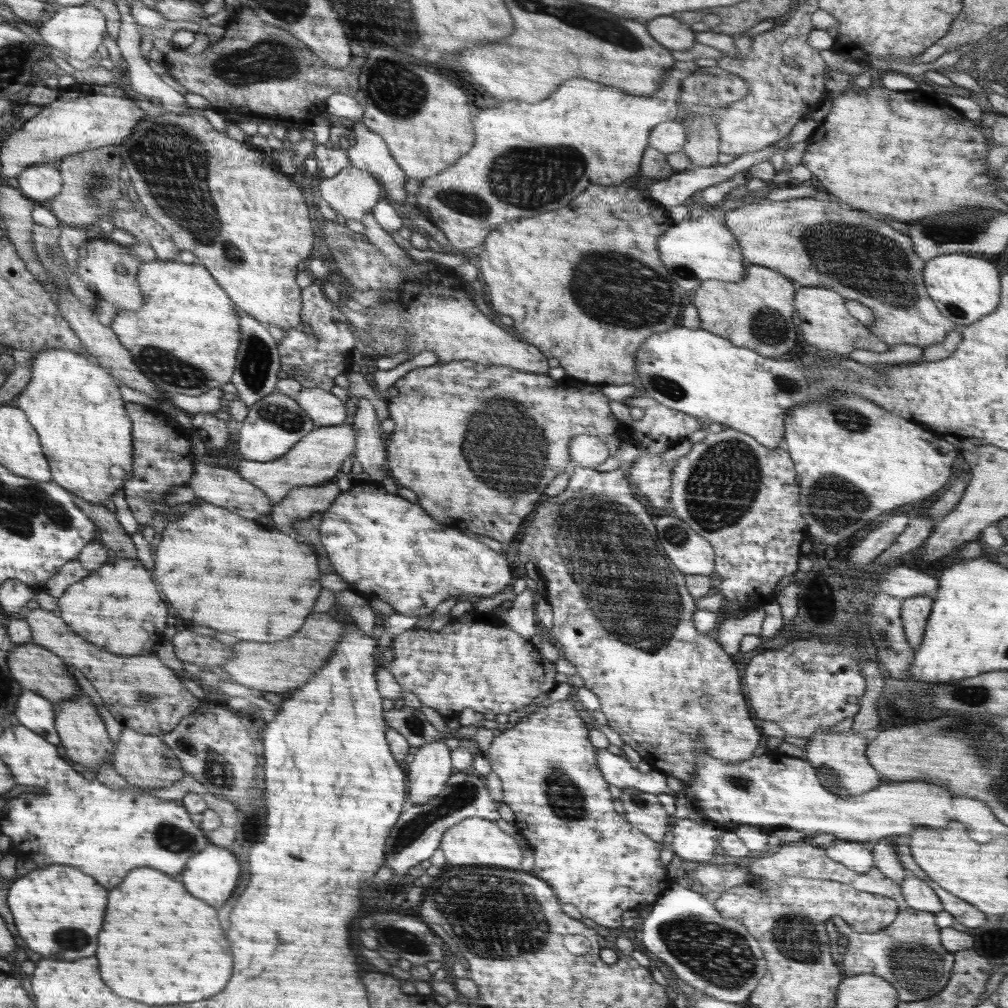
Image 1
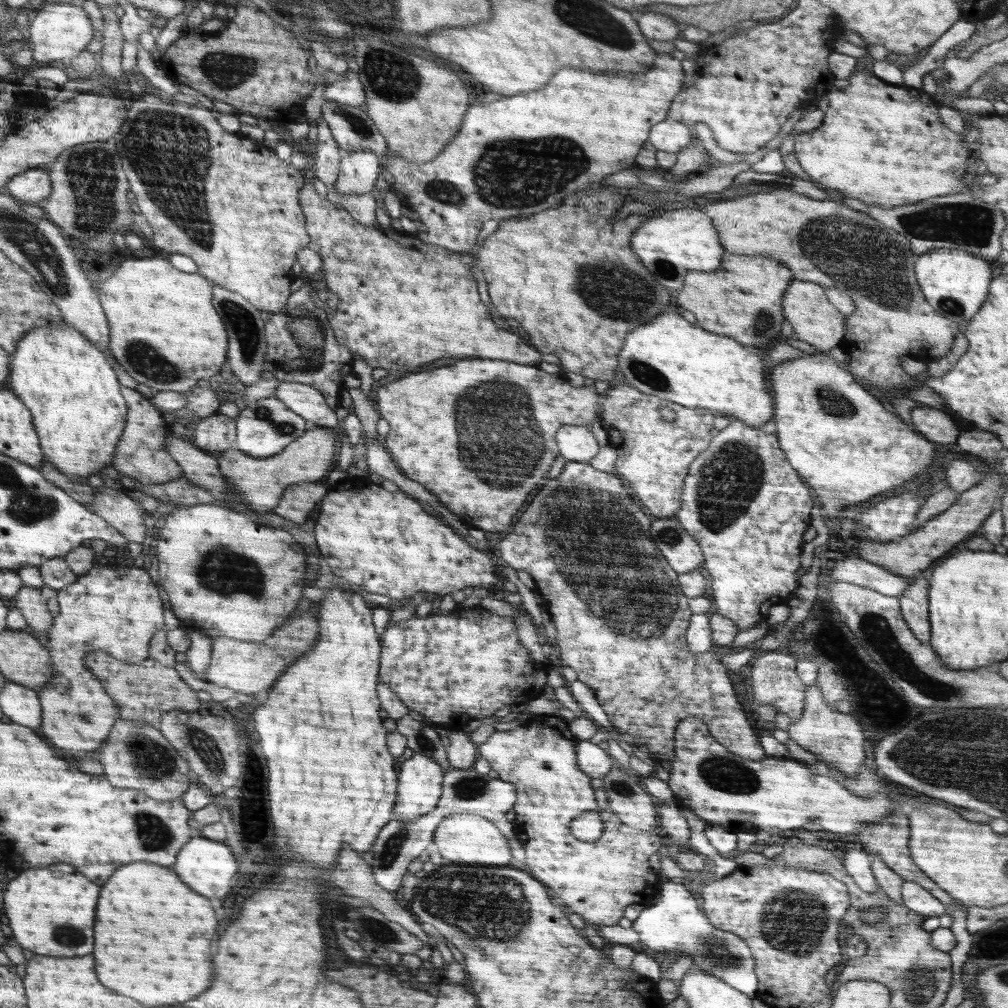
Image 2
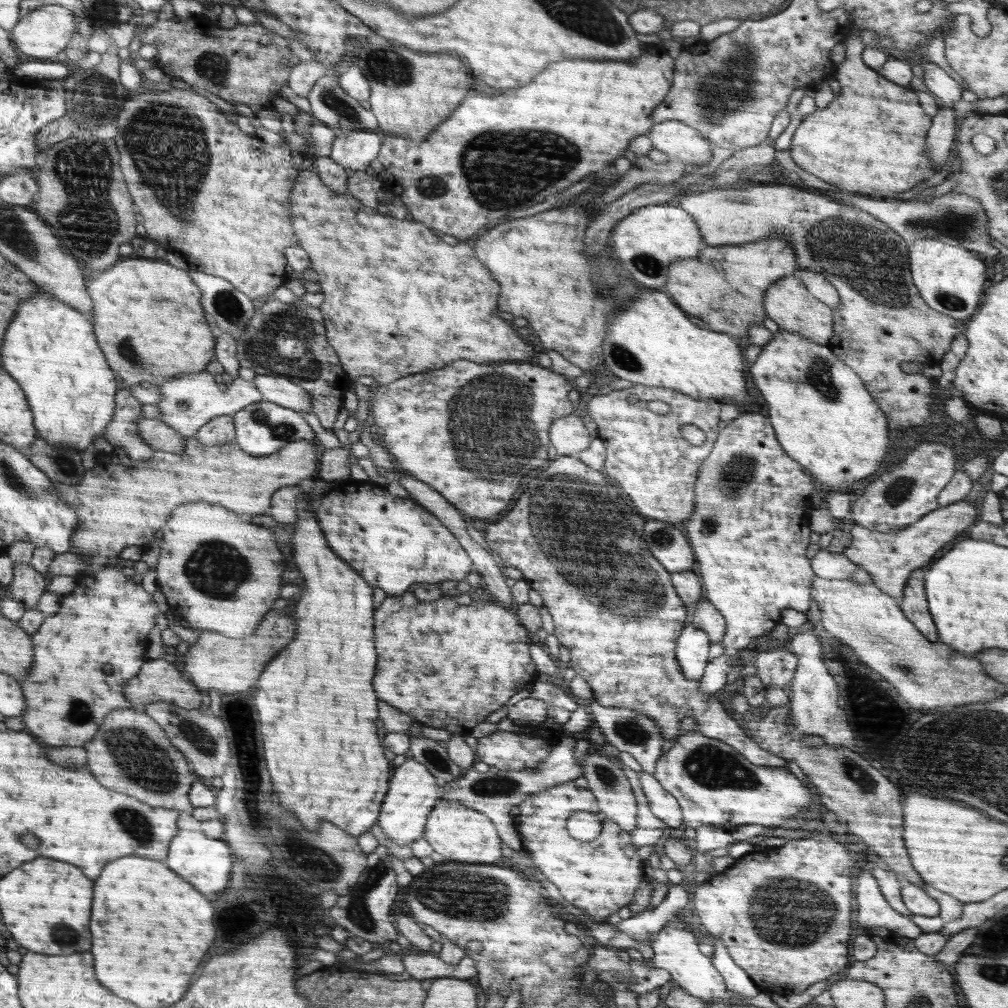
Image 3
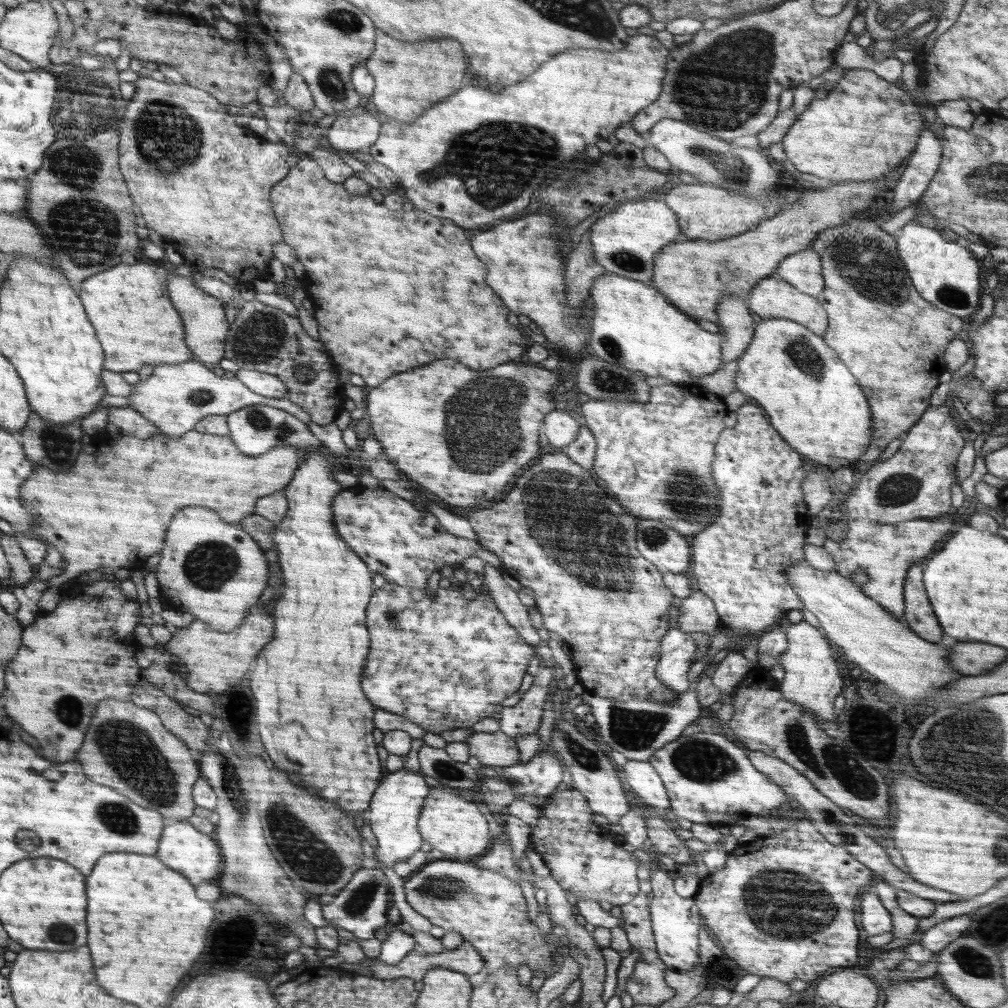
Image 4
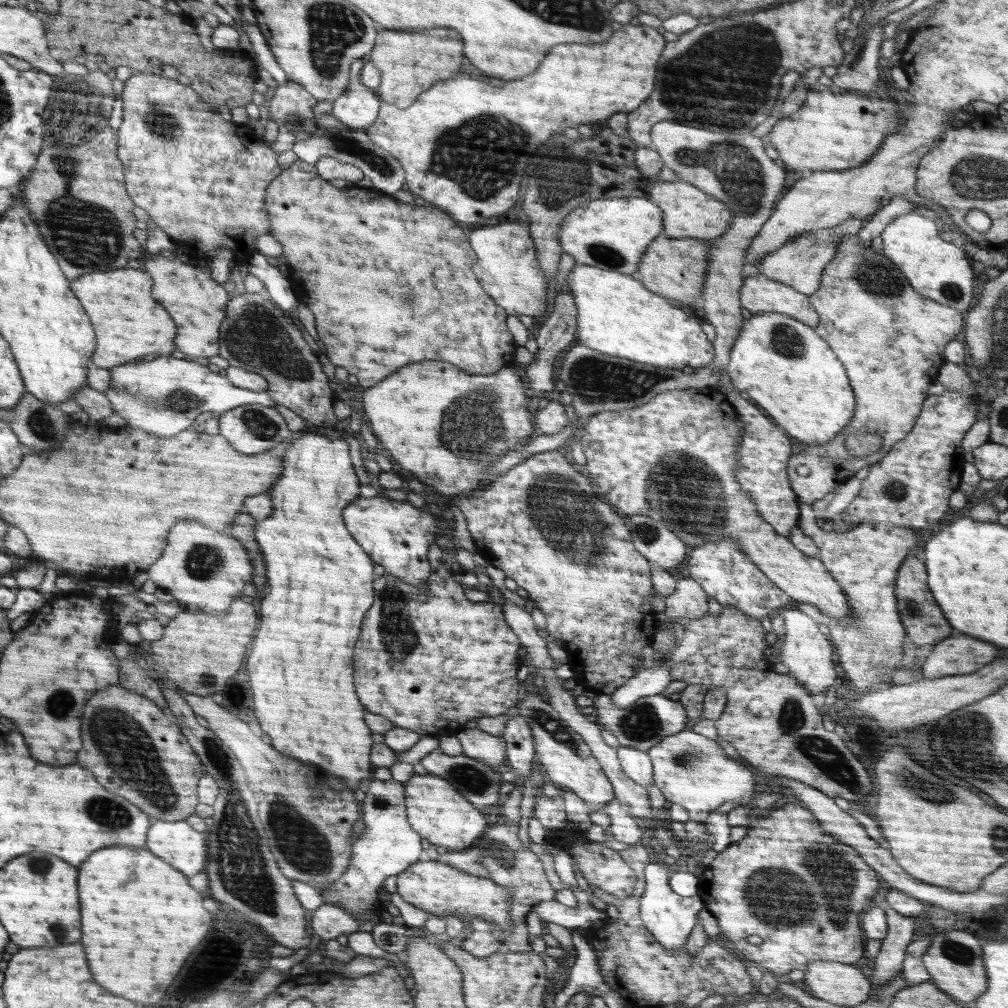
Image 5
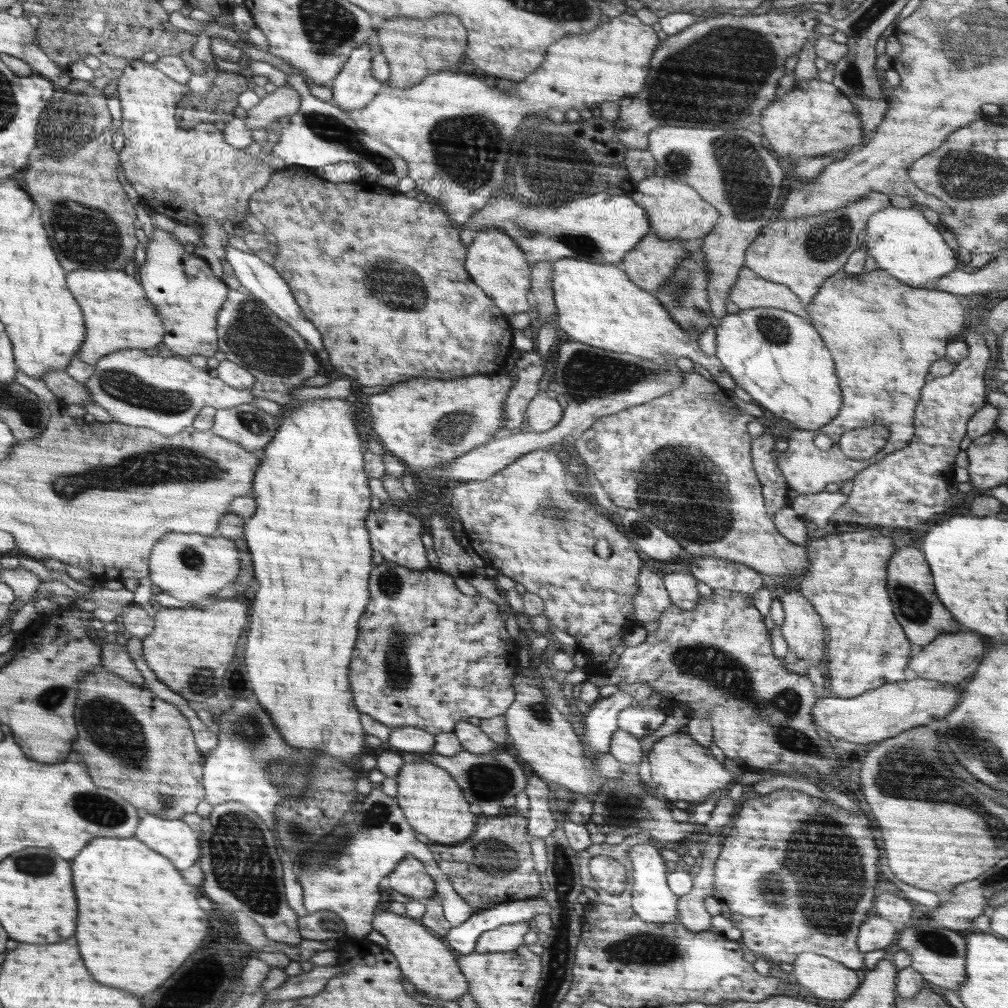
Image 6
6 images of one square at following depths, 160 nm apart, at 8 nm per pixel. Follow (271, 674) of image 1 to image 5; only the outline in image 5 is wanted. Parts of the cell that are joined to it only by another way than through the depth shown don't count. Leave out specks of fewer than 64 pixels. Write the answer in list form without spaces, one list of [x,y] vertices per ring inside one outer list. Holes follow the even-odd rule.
[[[238,600],[234,604],[234,612],[224,618],[206,616],[204,612],[182,612],[176,620],[170,620],[165,634],[160,640],[152,642],[152,658],[156,667],[174,681],[180,691],[198,696],[212,696],[224,688],[228,678],[238,672],[246,648],[252,644],[256,636],[256,608]]]

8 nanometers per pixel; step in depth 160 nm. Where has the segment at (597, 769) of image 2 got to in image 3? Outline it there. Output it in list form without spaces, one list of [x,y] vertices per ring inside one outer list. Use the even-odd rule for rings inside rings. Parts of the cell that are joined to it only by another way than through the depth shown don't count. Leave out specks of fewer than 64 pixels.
[[[560,735],[552,740],[550,755],[534,769],[526,769],[524,771],[514,771],[507,769],[498,769],[490,766],[490,771],[487,774],[476,771],[475,768],[465,769],[459,779],[452,782],[447,782],[442,787],[440,800],[446,803],[458,803],[472,807],[478,812],[486,812],[490,820],[494,820],[494,824],[498,824],[498,832],[502,832],[502,840],[506,840],[506,844],[510,848],[522,848],[522,840],[512,828],[512,816],[510,810],[513,806],[519,806],[528,798],[534,796],[534,793],[546,790],[555,784],[574,781],[582,777],[581,760],[576,758],[574,754],[577,736]]]

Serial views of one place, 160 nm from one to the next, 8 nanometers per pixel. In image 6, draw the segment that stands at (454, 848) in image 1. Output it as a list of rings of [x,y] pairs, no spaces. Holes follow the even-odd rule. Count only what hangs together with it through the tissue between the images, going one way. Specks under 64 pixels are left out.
[[[417,760],[416,764],[406,764],[396,776],[398,796],[395,800],[400,804],[408,824],[416,832],[422,832],[433,843],[460,844],[464,842],[476,826],[476,816],[470,812],[470,804],[464,800],[460,786],[446,769],[437,765]]]

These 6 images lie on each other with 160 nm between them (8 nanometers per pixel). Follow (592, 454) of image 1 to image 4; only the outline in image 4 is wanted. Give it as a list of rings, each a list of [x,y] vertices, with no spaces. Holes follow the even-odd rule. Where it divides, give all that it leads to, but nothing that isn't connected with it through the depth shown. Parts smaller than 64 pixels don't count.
[[[558,409],[547,415],[544,431],[552,446],[564,450],[577,439],[580,427],[581,425],[575,420],[575,413]]]

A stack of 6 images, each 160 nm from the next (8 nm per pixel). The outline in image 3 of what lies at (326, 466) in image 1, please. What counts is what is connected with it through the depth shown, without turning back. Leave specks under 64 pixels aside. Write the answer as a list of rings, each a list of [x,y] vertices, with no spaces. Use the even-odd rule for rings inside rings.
[[[194,435],[186,437],[186,446],[183,454],[164,452],[153,448],[153,456],[149,462],[132,462],[132,468],[114,463],[111,456],[102,454],[98,456],[97,465],[83,474],[83,479],[78,486],[58,486],[58,492],[78,508],[77,515],[82,516],[82,526],[74,531],[72,536],[76,554],[84,560],[84,550],[100,550],[100,554],[107,558],[118,556],[128,546],[144,546],[154,540],[154,532],[166,524],[172,510],[186,503],[204,501],[210,504],[219,504],[224,508],[238,512],[238,515],[249,518],[252,515],[264,515],[270,510],[272,494],[284,486],[298,486],[300,480],[310,478],[316,474],[318,450],[310,441],[297,440],[282,447],[272,455],[252,456],[242,450],[233,442],[220,446],[206,446]]]

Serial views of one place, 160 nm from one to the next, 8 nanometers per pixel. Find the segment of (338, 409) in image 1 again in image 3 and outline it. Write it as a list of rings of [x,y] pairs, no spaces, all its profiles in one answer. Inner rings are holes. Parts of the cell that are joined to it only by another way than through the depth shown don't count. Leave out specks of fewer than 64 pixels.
[[[256,375],[253,383],[261,392],[263,401],[282,405],[297,413],[309,412],[312,402],[306,390],[296,386],[289,378],[268,375]]]

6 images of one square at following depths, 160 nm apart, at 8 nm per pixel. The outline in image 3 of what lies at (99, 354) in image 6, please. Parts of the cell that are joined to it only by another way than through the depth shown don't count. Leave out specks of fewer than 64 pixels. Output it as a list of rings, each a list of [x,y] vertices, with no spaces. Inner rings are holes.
[[[127,258],[114,268],[93,276],[86,290],[94,292],[90,299],[98,302],[98,312],[94,312],[94,328],[98,328],[97,340],[102,340],[102,348],[106,348],[106,356],[110,356],[111,368],[123,378],[126,387],[140,382],[150,382],[158,387],[165,379],[179,374],[196,374],[206,371],[208,362],[214,358],[216,337],[210,332],[211,322],[200,304],[202,292],[192,282],[189,272],[178,270],[165,260]]]

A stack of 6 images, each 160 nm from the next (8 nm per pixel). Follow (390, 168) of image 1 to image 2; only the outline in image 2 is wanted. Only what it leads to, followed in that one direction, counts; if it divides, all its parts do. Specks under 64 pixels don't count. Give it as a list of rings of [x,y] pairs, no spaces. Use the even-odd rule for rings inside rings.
[[[325,100],[322,105],[322,118],[328,123],[334,140],[342,152],[371,150],[386,162],[389,150],[385,137],[367,113],[367,106],[348,106]]]

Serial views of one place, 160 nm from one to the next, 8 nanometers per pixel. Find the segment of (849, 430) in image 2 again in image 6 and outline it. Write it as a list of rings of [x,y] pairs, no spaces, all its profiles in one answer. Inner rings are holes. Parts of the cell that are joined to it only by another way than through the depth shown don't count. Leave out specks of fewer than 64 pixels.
[[[756,307],[728,314],[716,328],[716,356],[730,373],[737,386],[744,389],[760,407],[785,418],[802,430],[816,430],[838,416],[842,406],[842,392],[838,386],[834,362],[829,348],[815,326],[800,316],[774,307]]]

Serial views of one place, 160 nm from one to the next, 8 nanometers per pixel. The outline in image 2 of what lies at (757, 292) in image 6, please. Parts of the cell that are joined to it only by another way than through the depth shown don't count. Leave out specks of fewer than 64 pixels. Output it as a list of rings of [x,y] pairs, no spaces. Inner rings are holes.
[[[794,277],[784,293],[782,308],[784,320],[787,320],[795,332],[794,338],[808,344],[806,348],[818,348],[818,350],[832,350],[839,346],[844,338],[844,322],[846,315],[843,315],[828,300],[824,287],[807,281],[798,280]]]

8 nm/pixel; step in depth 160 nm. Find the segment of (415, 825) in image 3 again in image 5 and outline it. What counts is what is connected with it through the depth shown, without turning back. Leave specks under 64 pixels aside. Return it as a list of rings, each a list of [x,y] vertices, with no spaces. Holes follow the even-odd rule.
[[[374,779],[370,782],[368,792],[361,794],[364,832],[358,834],[358,842],[353,846],[351,864],[337,882],[324,888],[325,904],[339,905],[349,912],[359,922],[360,931],[370,933],[376,926],[374,902],[378,898],[378,888],[382,886],[382,882],[388,876],[406,871],[418,861],[423,850],[420,843],[422,838],[410,824],[405,792],[405,784],[394,779]]]

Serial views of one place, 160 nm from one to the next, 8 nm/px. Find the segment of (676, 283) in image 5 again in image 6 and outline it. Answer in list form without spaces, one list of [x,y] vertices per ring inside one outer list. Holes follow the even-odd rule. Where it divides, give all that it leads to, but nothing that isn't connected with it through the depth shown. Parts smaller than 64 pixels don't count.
[[[649,233],[622,258],[618,269],[626,272],[634,284],[648,293],[662,288],[666,280],[674,275],[678,263],[682,263],[688,250],[682,247],[681,239],[662,240]]]

